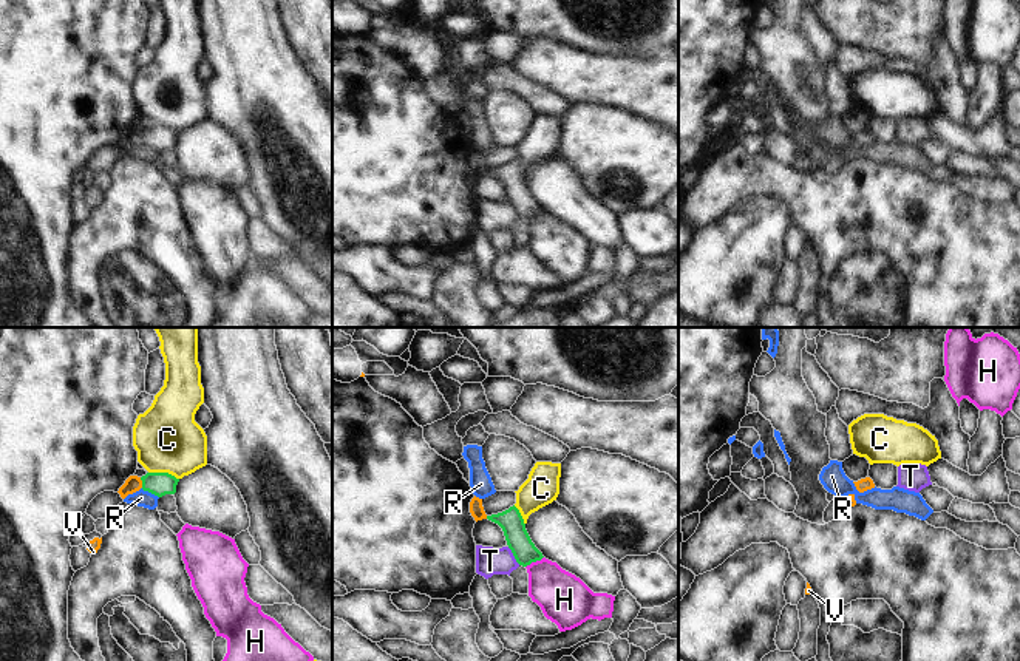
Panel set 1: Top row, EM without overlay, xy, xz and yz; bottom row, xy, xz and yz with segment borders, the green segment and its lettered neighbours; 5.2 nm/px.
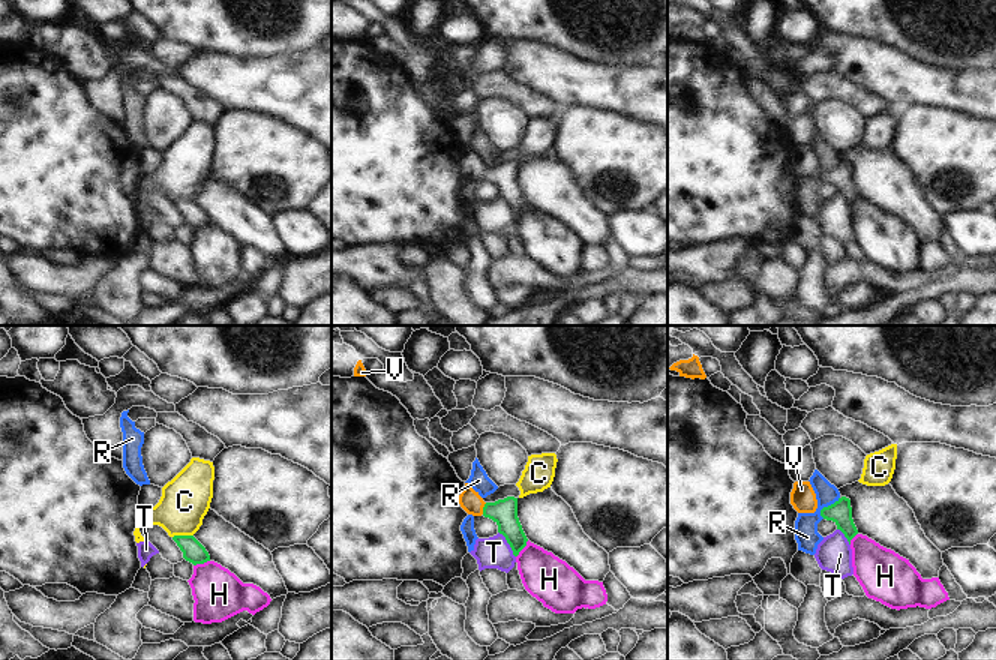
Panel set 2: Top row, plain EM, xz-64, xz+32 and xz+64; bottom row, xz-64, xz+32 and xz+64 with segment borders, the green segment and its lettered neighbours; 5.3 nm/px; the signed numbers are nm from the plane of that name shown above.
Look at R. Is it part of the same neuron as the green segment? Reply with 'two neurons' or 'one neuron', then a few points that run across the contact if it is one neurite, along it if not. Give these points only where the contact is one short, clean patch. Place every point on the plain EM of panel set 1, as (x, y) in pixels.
two neurons | xy (141, 142), (158, 152)

